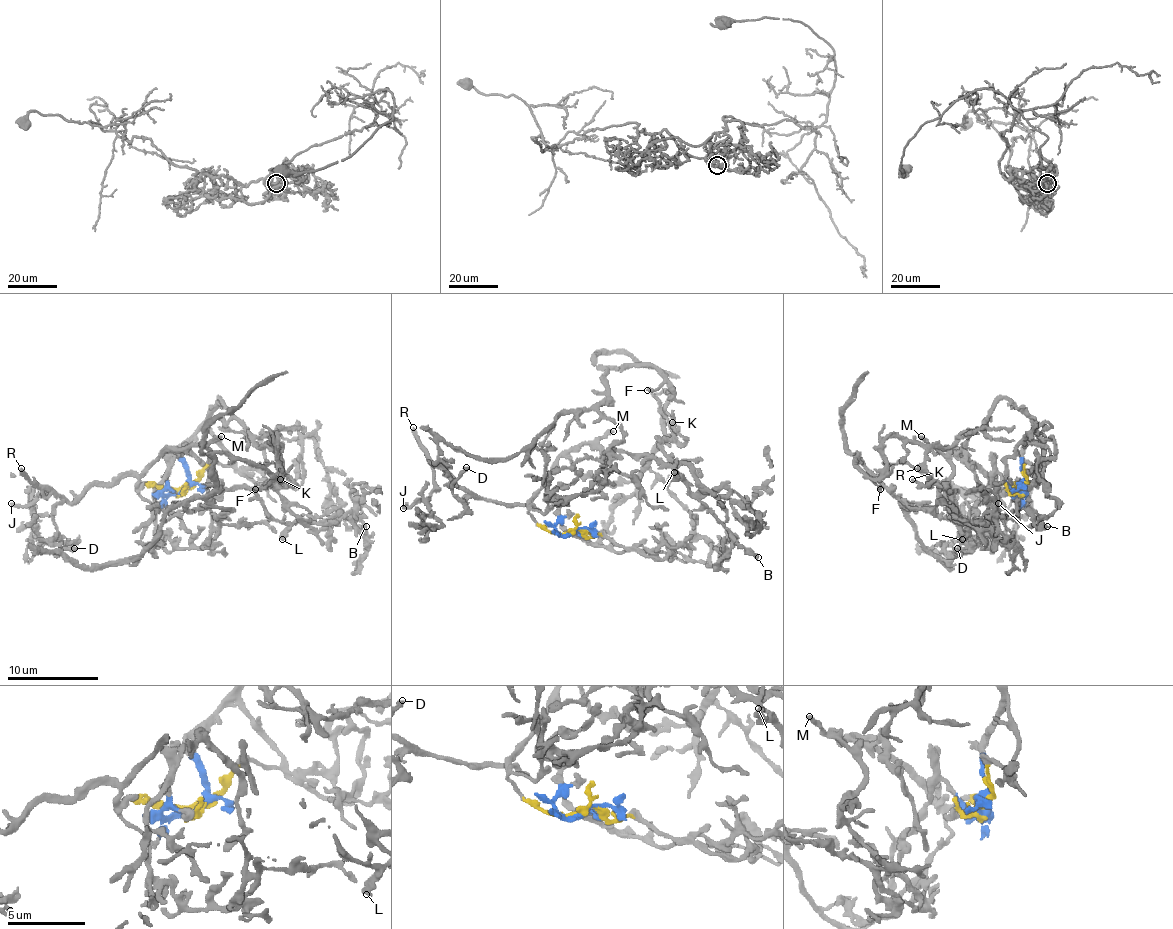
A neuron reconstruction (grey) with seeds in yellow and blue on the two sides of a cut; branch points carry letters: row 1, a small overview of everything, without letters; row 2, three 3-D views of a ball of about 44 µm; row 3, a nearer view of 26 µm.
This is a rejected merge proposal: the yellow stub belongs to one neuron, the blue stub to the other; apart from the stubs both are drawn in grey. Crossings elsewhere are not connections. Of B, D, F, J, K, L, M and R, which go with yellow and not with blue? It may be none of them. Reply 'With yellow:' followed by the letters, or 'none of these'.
With yellow: B, D, J, L, M, R

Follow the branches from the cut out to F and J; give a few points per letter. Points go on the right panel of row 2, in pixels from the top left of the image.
F: (1020, 490), (1032, 422), (1007, 399), (950, 447), (888, 438), (881, 474), (872, 481), (879, 490)
J: (1020, 490), (1000, 488), (993, 476), (988, 490), (977, 501), (956, 488), (997, 504)

